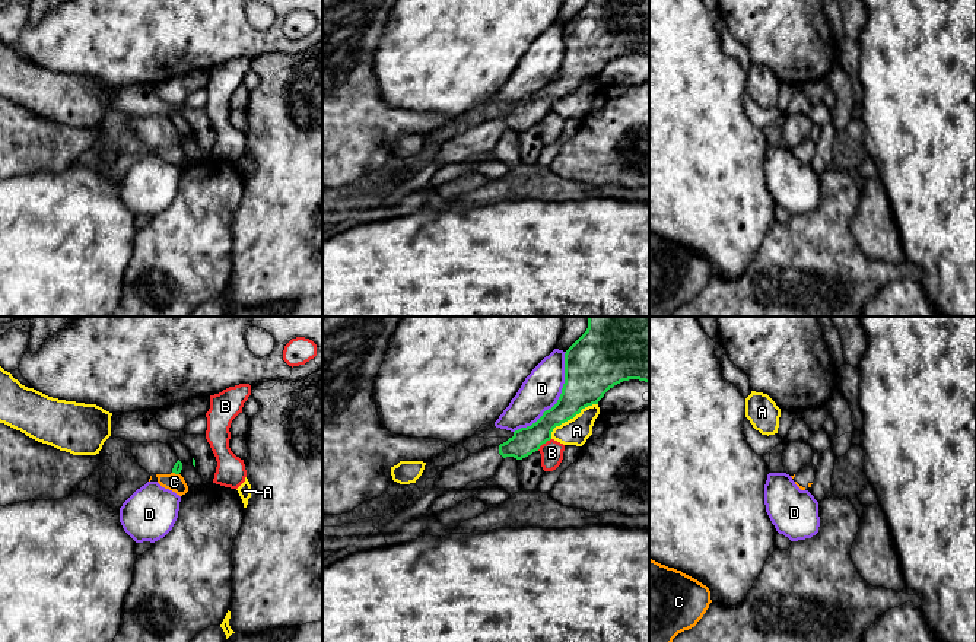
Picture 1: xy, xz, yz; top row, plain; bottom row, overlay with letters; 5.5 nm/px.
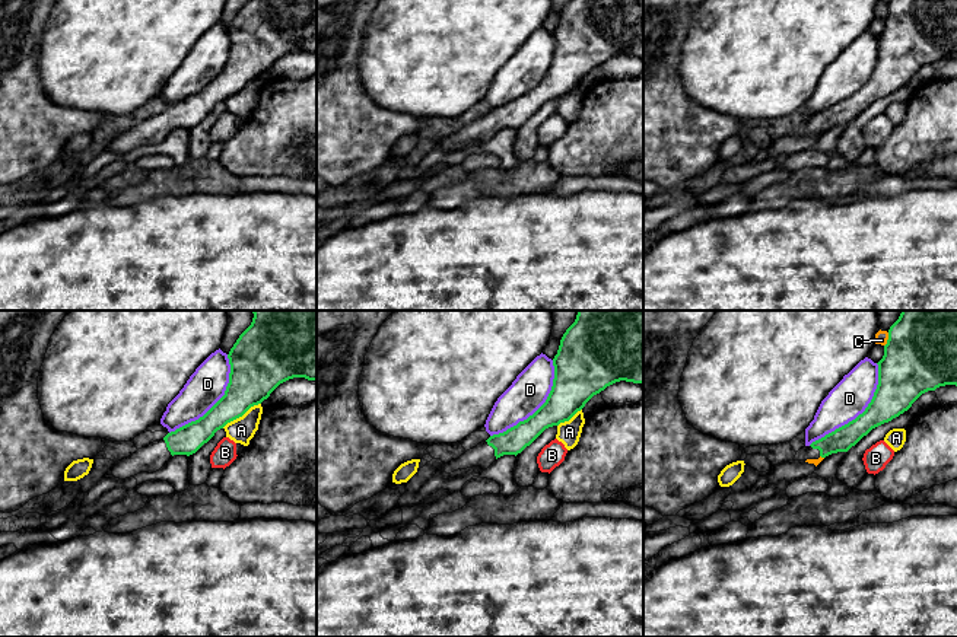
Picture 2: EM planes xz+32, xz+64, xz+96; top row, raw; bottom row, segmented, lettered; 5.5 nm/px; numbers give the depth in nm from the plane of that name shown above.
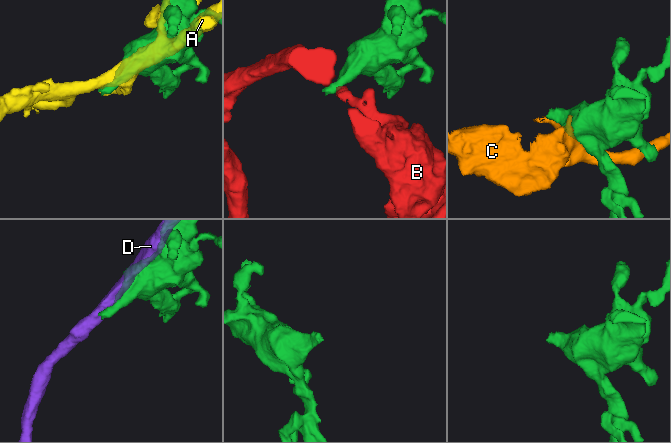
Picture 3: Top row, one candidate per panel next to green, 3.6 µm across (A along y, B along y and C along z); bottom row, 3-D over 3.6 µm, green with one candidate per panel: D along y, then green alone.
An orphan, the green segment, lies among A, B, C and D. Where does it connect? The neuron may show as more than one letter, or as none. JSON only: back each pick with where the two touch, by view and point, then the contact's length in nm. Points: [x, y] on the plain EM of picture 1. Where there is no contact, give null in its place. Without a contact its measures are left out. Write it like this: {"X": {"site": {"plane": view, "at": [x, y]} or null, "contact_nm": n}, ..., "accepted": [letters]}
{"accepted": []}

